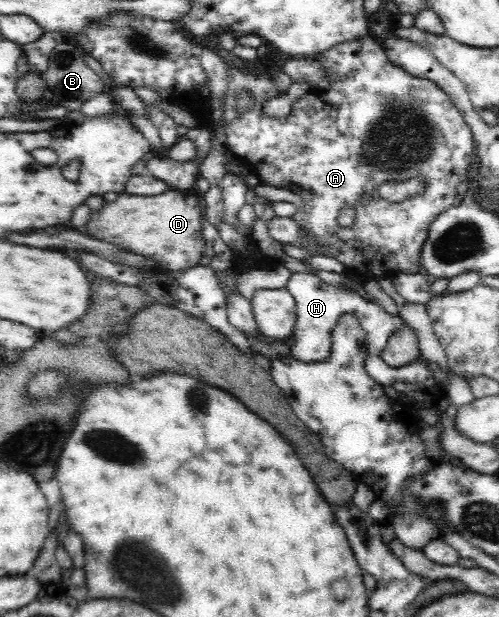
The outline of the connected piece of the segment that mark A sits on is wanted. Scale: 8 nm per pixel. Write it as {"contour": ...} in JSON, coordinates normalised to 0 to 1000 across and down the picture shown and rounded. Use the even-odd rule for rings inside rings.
{"contour":[[[741,57],[713,66],[693,66],[665,76],[637,97],[661,113],[659,146],[619,147],[585,170],[585,183],[565,193],[529,190],[521,172],[535,157],[563,157],[547,138],[547,117],[541,110],[477,113],[457,109],[457,151],[449,172],[463,173],[455,186],[457,241],[481,258],[503,280],[523,288],[525,298],[585,310],[605,318],[613,335],[599,339],[587,353],[595,365],[629,379],[637,395],[659,404],[659,417],[685,425],[697,447],[727,455],[747,446],[790,446],[794,441],[844,442],[838,413],[862,365],[900,339],[920,316],[918,306],[938,285],[942,261],[950,251],[948,222],[926,185],[866,130],[814,120],[804,109],[782,102],[766,75]],[[491,147],[503,157],[503,172],[481,182],[473,178],[473,157]],[[850,285],[858,308],[840,319],[808,329],[778,329],[758,318],[758,301],[768,293],[808,292]],[[737,311],[745,327],[723,334],[717,319]],[[685,339],[707,339],[711,363],[681,368],[677,353]]]}

